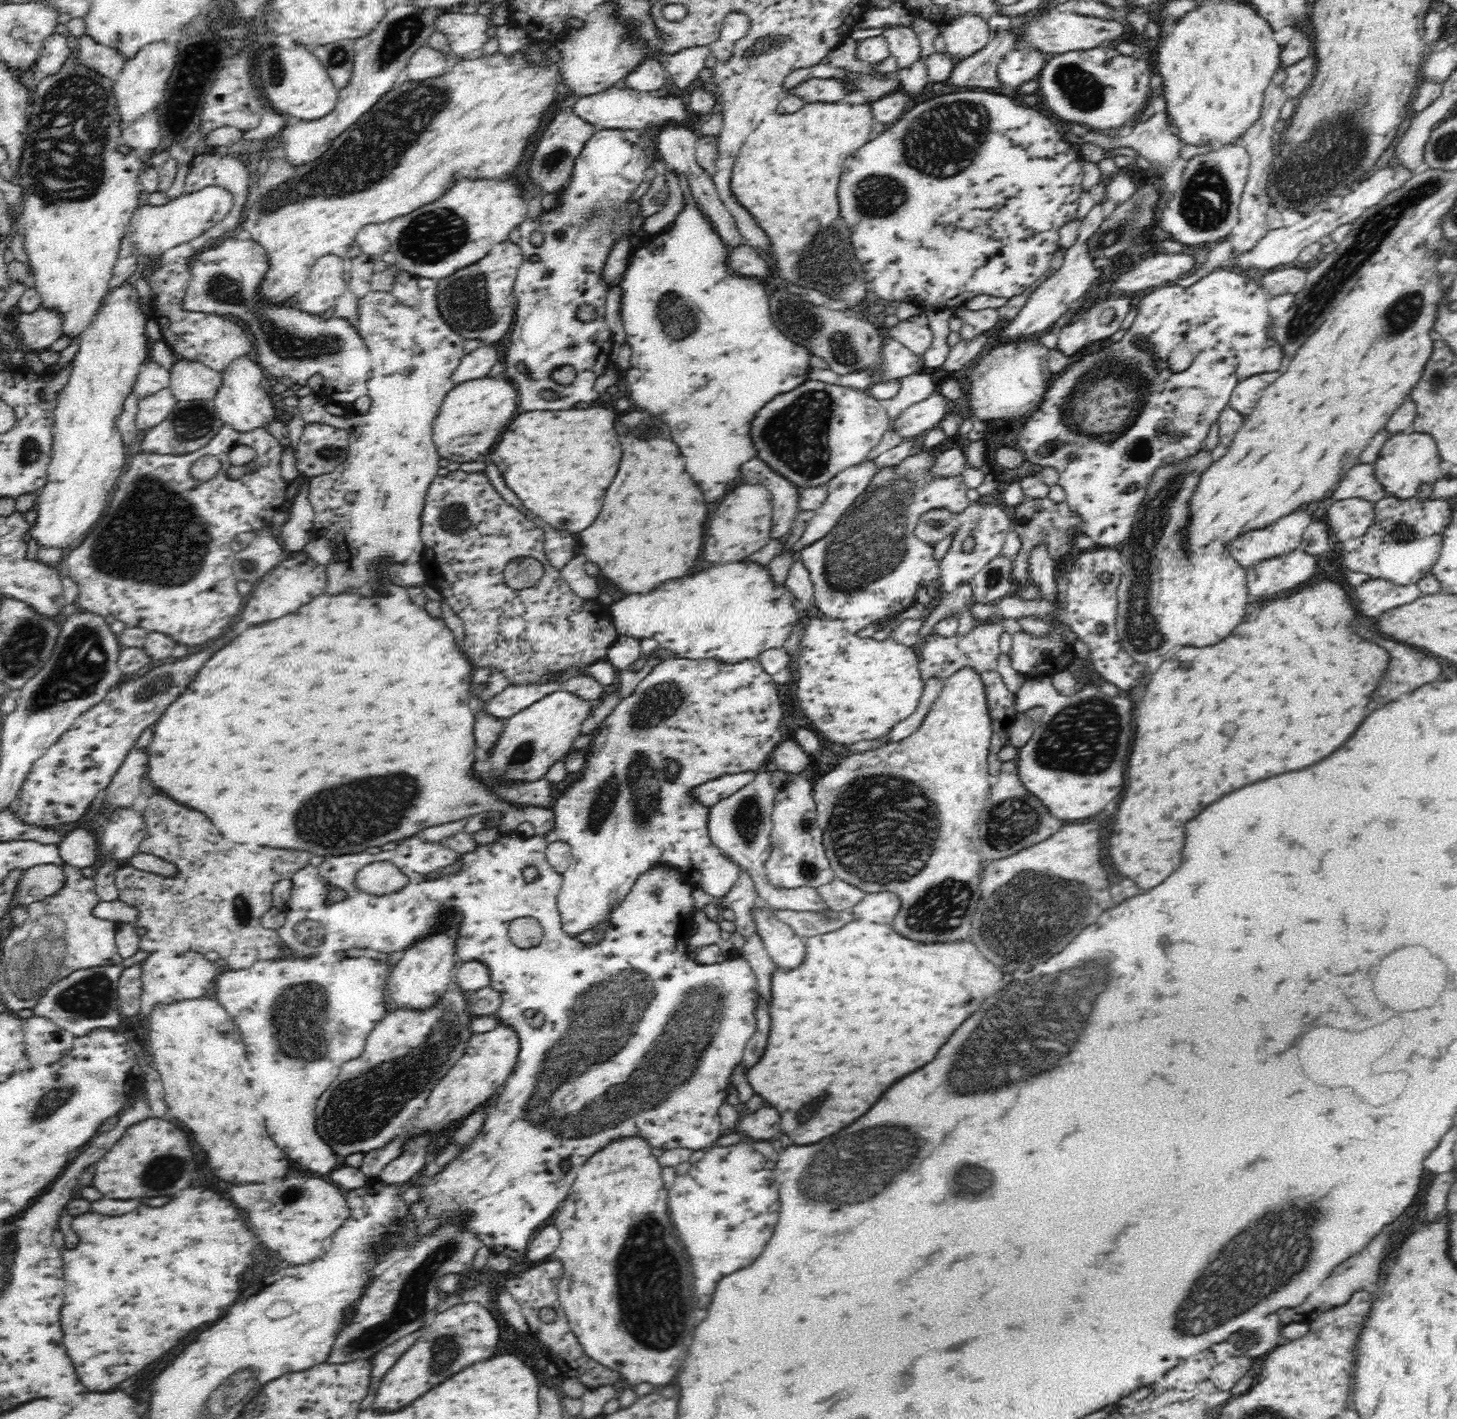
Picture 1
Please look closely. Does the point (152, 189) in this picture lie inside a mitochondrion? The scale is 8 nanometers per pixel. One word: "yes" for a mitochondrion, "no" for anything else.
no

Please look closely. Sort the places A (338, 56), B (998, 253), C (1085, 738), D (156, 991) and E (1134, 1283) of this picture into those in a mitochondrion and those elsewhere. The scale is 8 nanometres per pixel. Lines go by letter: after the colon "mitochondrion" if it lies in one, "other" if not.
A: mitochondrion
B: other
C: mitochondrion
D: other
E: other

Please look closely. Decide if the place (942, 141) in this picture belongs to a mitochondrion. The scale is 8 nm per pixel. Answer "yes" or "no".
yes

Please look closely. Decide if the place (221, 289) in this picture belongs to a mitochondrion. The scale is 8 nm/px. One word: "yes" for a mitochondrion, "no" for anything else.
yes

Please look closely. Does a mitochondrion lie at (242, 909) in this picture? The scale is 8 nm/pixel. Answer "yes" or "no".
yes

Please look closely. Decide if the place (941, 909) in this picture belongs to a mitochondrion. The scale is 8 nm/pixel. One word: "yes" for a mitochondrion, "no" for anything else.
yes

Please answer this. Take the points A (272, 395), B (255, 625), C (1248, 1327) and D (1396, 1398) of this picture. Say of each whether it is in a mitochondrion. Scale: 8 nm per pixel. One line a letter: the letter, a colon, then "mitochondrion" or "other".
A: other
B: other
C: mitochondrion
D: other

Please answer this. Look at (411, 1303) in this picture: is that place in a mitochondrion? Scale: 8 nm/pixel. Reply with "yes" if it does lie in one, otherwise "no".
yes

